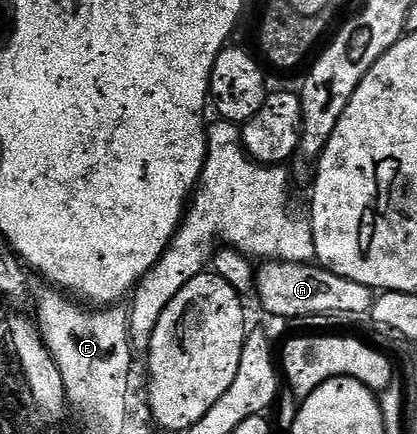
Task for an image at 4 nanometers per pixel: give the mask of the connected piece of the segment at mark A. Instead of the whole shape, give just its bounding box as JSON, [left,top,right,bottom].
[255,261,374,318]

